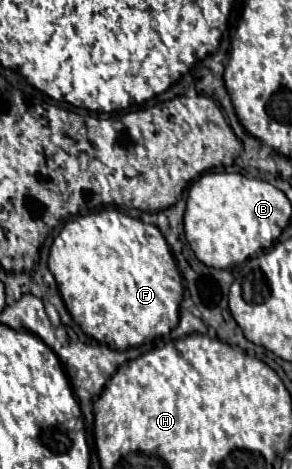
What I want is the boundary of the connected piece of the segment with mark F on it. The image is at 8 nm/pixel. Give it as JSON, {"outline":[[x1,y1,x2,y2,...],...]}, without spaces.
{"outline":[[114,208,75,217,53,241,49,269,75,323,111,349,137,347,178,325,183,277,155,225,145,225]]}

